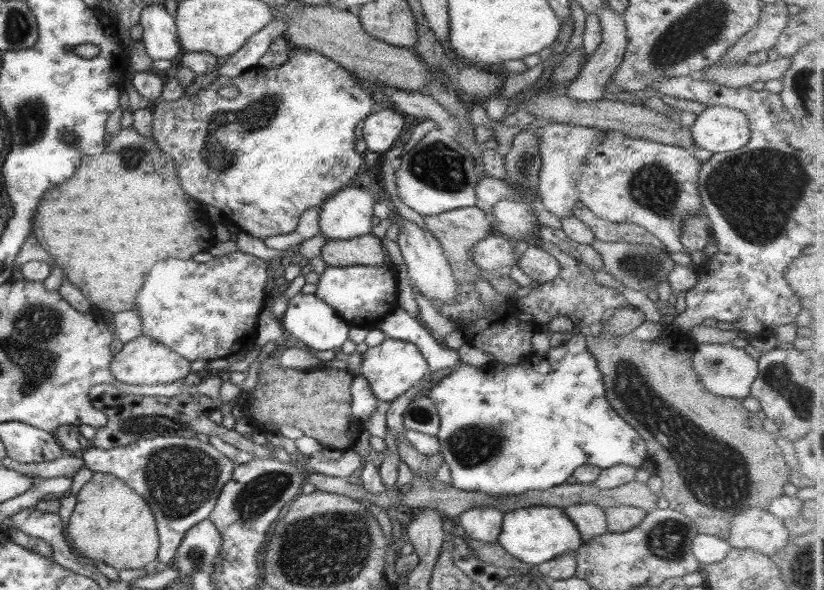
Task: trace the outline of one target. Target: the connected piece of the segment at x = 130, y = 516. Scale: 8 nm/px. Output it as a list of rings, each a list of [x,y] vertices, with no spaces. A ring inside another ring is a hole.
[[[93,473],[77,493],[67,525],[73,550],[89,560],[102,562],[117,572],[127,568],[145,568],[156,561],[159,547],[155,517],[146,500],[111,474]]]

